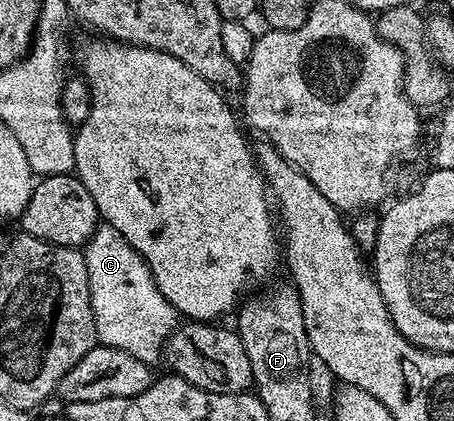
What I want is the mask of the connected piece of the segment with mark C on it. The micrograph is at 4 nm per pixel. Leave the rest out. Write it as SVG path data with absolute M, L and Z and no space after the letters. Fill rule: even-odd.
M103 223L84 246L88 266L88 286L92 302L92 318L96 322L99 344L124 350L132 358L148 365L162 356L166 340L180 323L180 313L160 294L144 258L112 225Z

